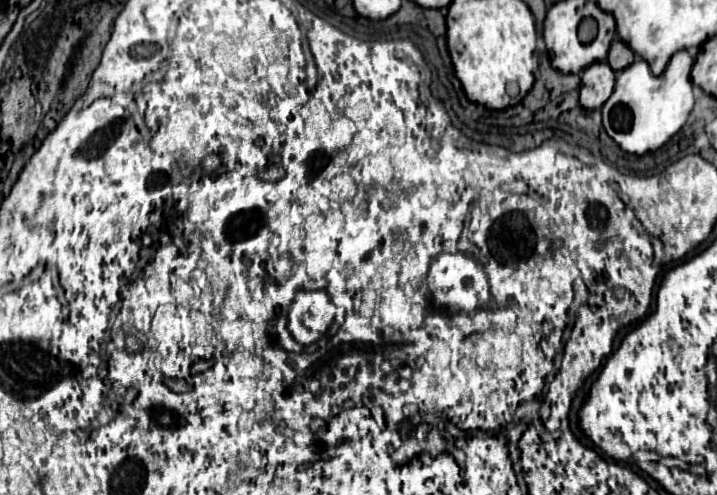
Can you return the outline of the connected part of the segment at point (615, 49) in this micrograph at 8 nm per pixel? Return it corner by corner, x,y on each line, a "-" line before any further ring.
614,40
614,44
610,46
610,52
608,52
606,62
610,64
610,68
614,72
620,72
620,70
624,70
626,66
630,66
634,62
634,52
624,42

